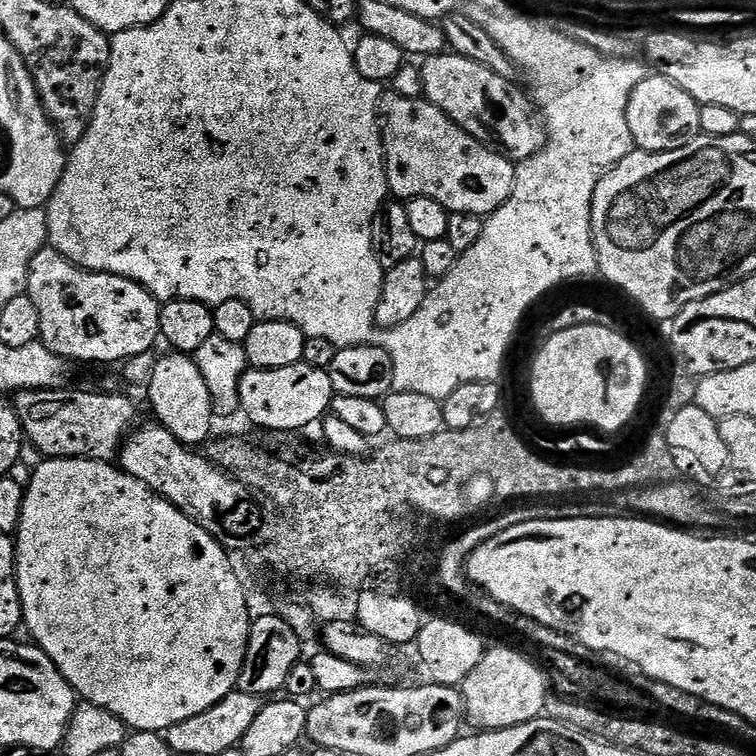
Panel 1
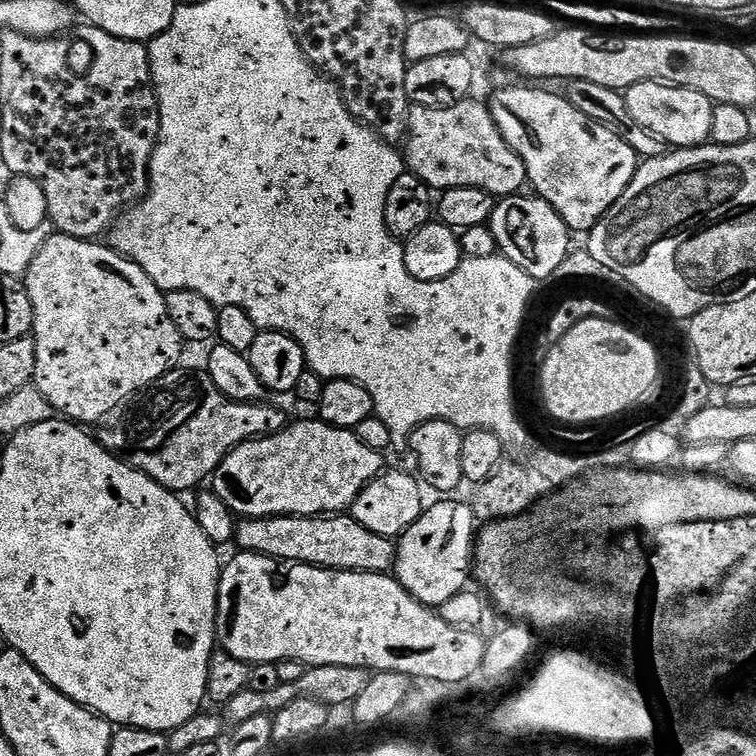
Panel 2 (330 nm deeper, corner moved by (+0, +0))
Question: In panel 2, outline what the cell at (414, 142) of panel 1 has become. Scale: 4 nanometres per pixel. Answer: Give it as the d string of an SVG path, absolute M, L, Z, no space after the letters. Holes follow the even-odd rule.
M469 98L458 102L454 106L446 106L445 108L431 108L430 106L411 105L408 110L408 134L402 141L402 155L407 171L414 173L418 178L422 178L422 182L426 182L428 187L433 190L439 190L441 193L456 187L473 187L474 190L486 190L486 194L497 198L506 196L515 196L521 191L520 187L528 184L528 175L526 174L526 166L522 162L522 158L518 158L518 154L514 154L514 150L510 150L510 146L506 142L506 138L502 138L502 134L498 130L498 126L494 122L494 118L488 110L488 105L483 99Z

